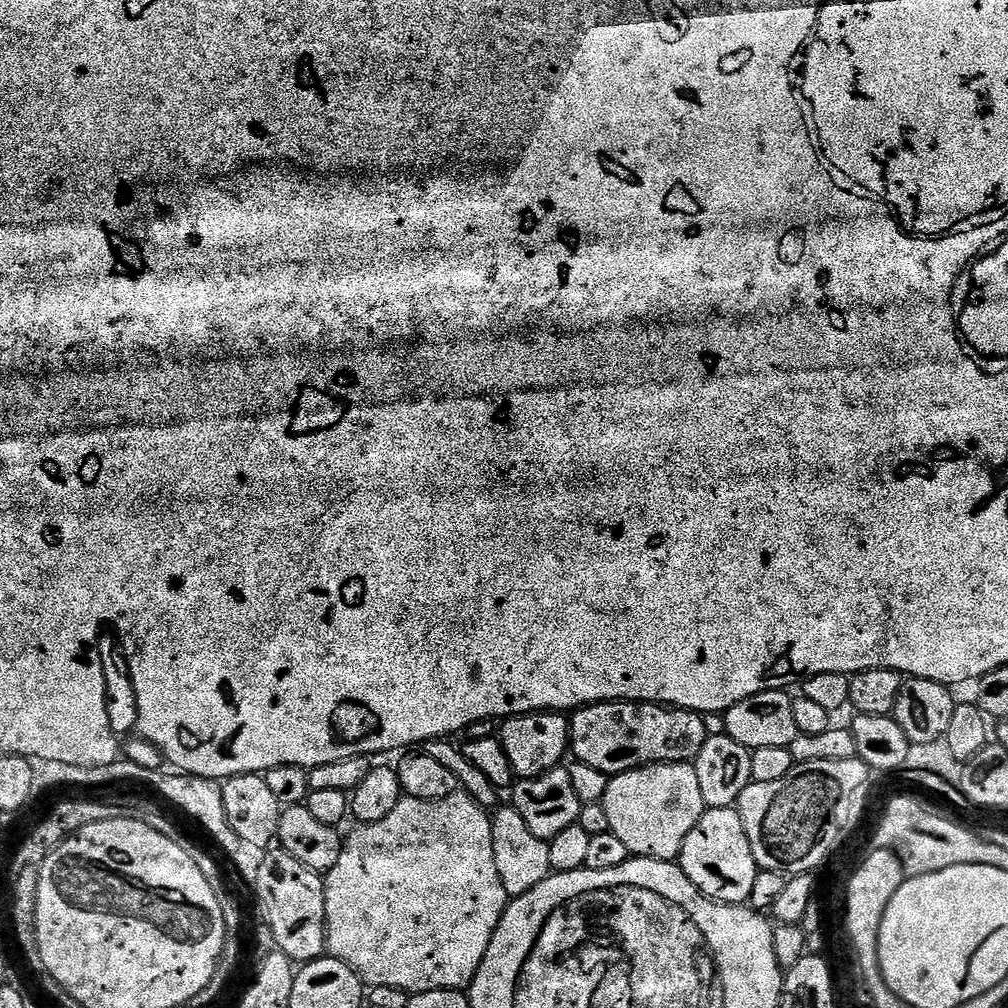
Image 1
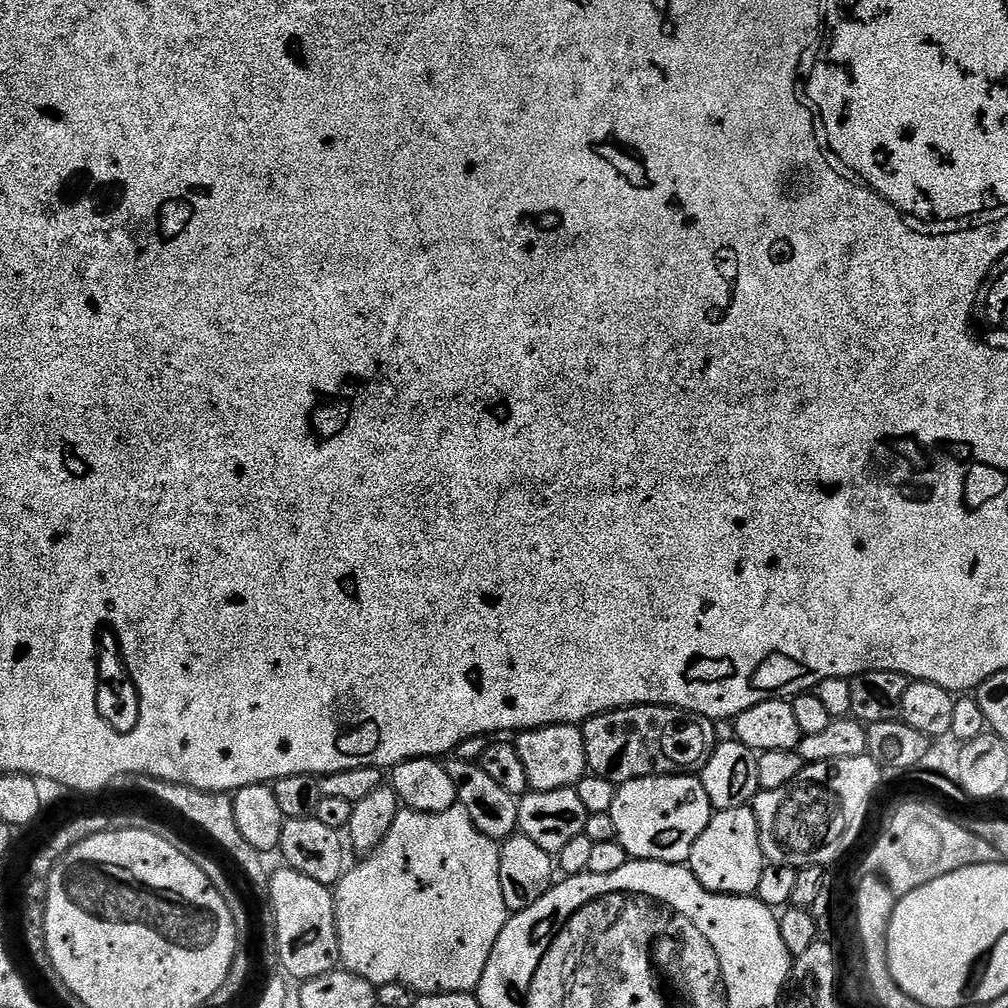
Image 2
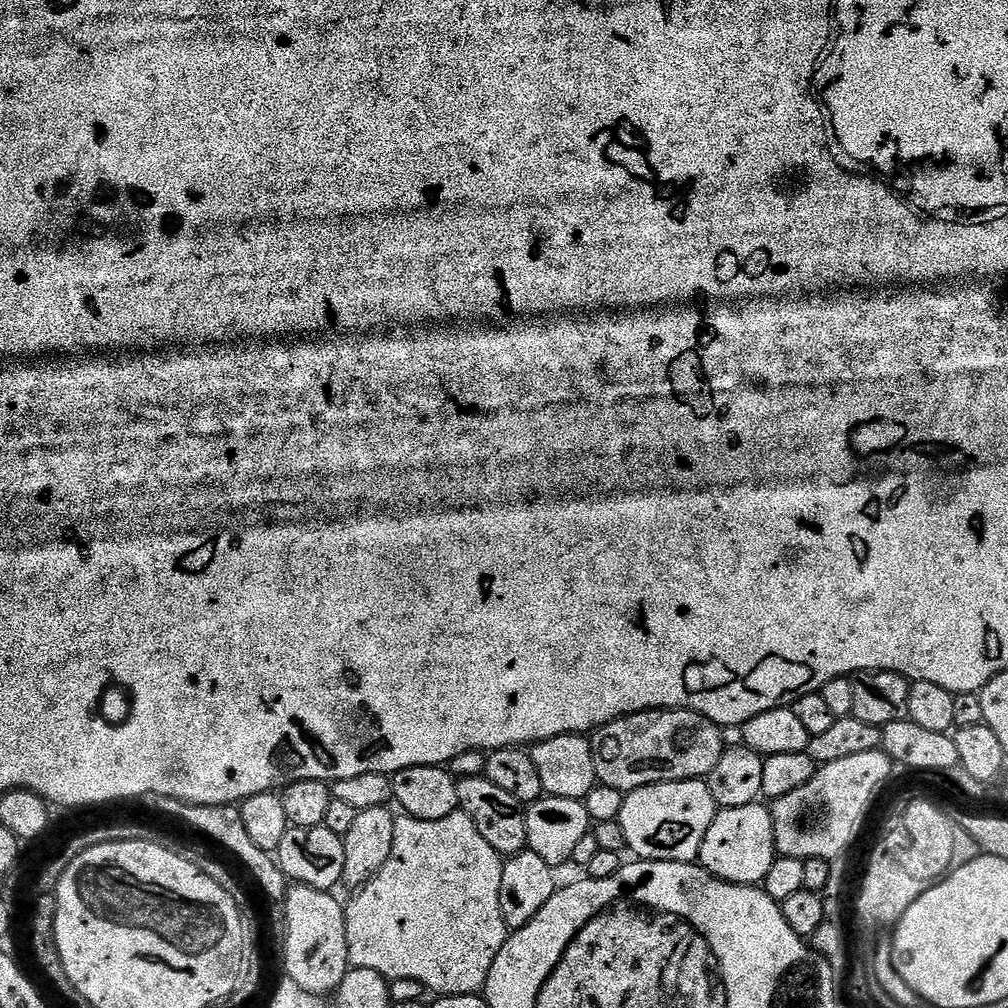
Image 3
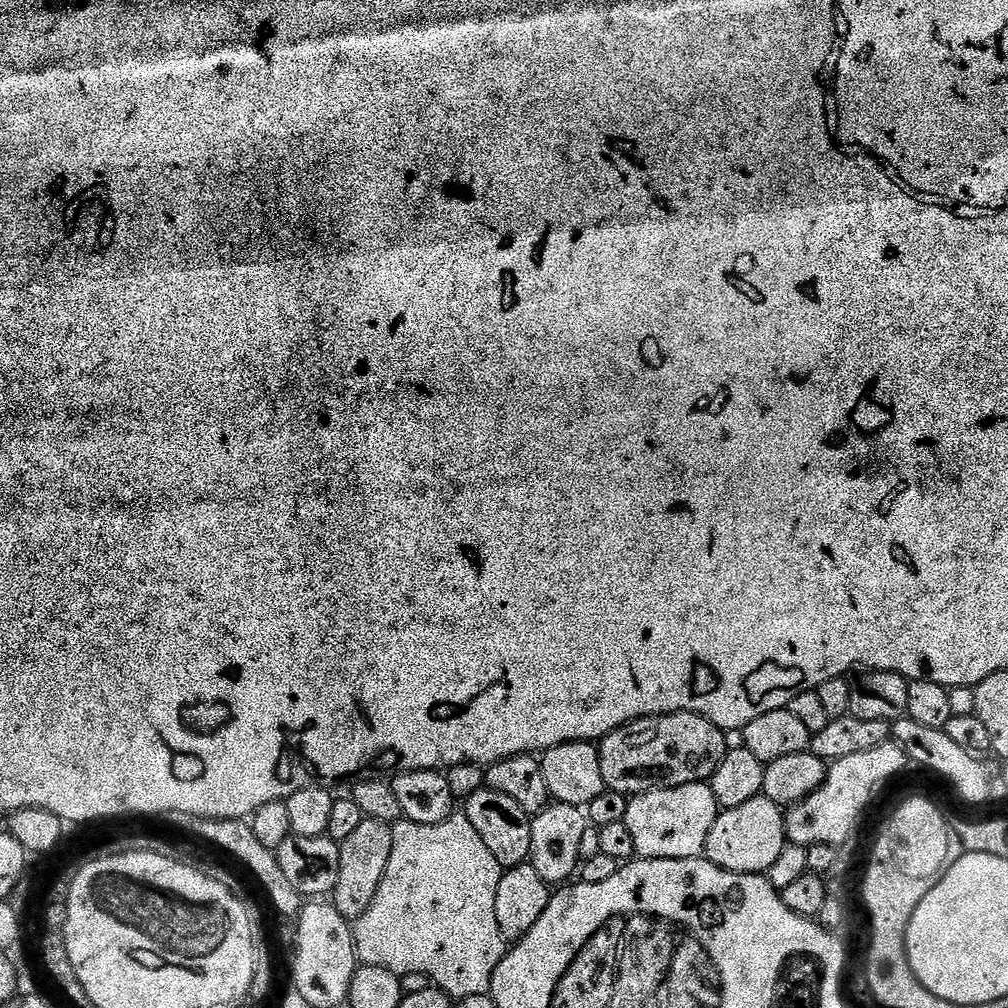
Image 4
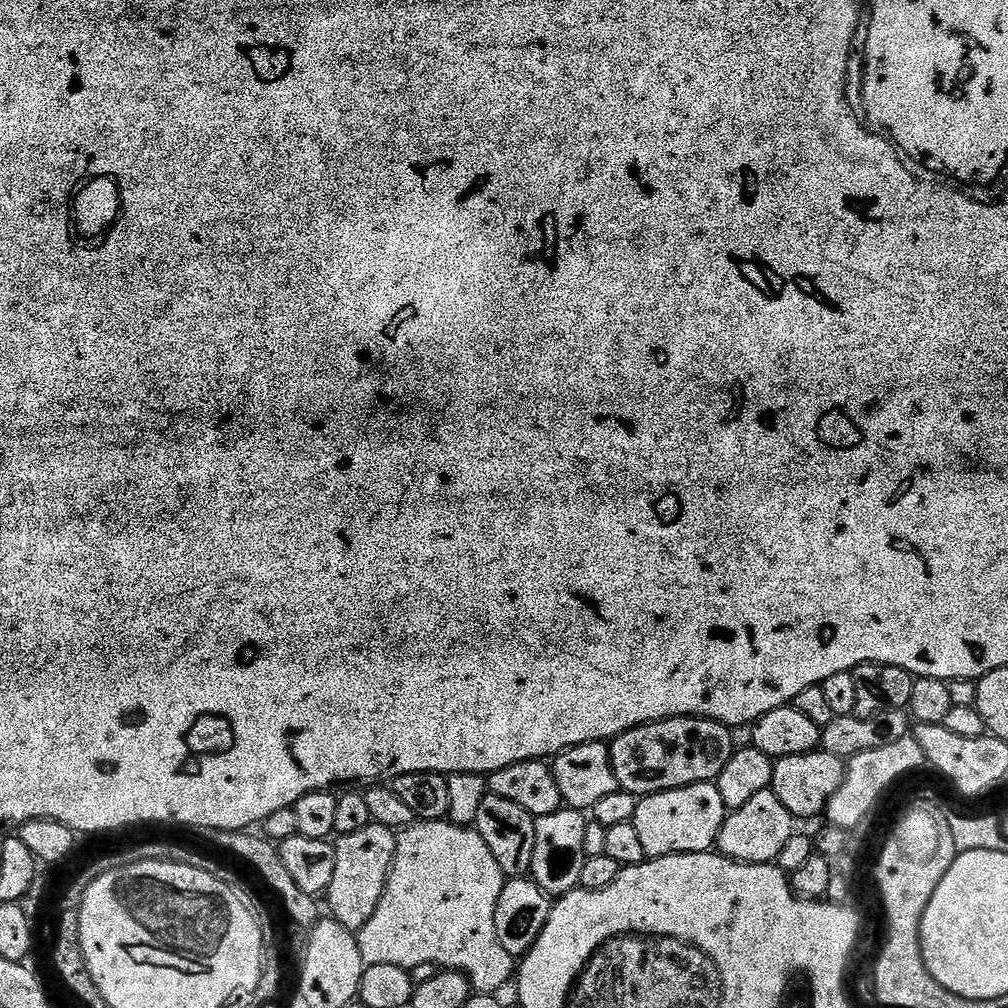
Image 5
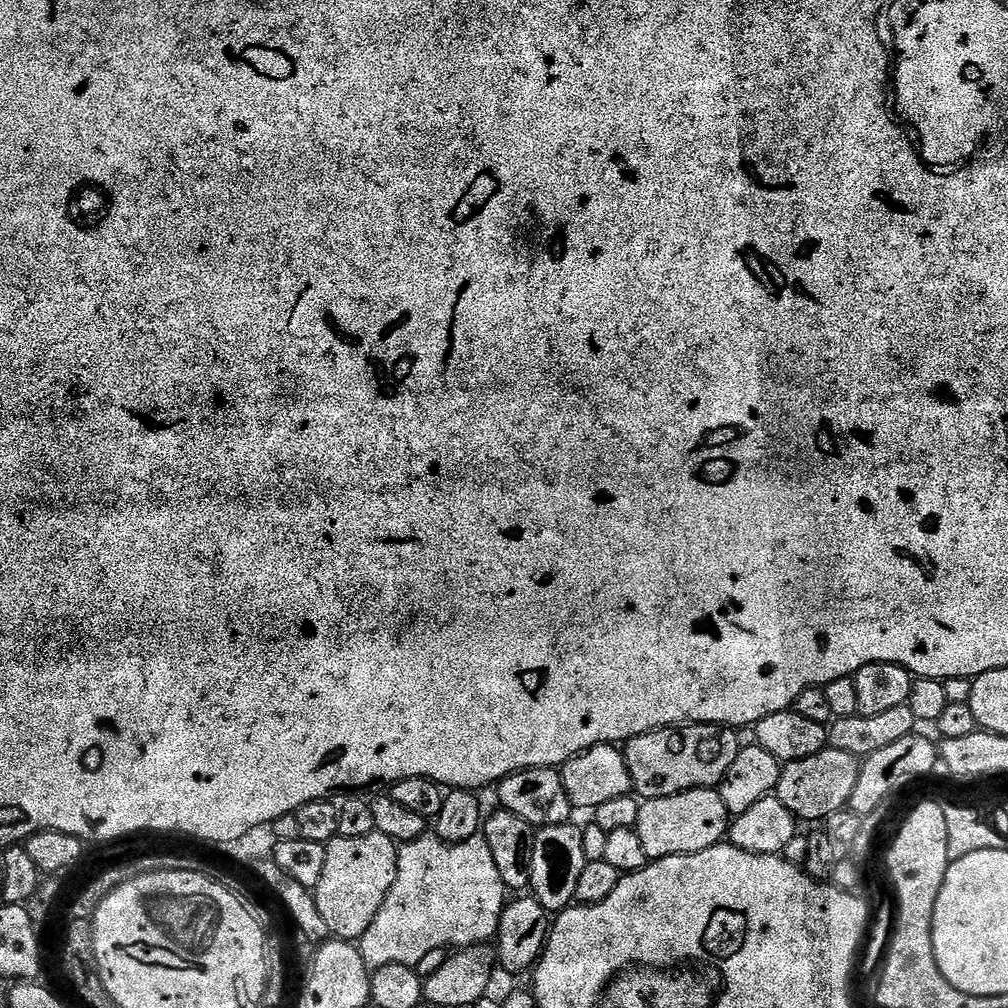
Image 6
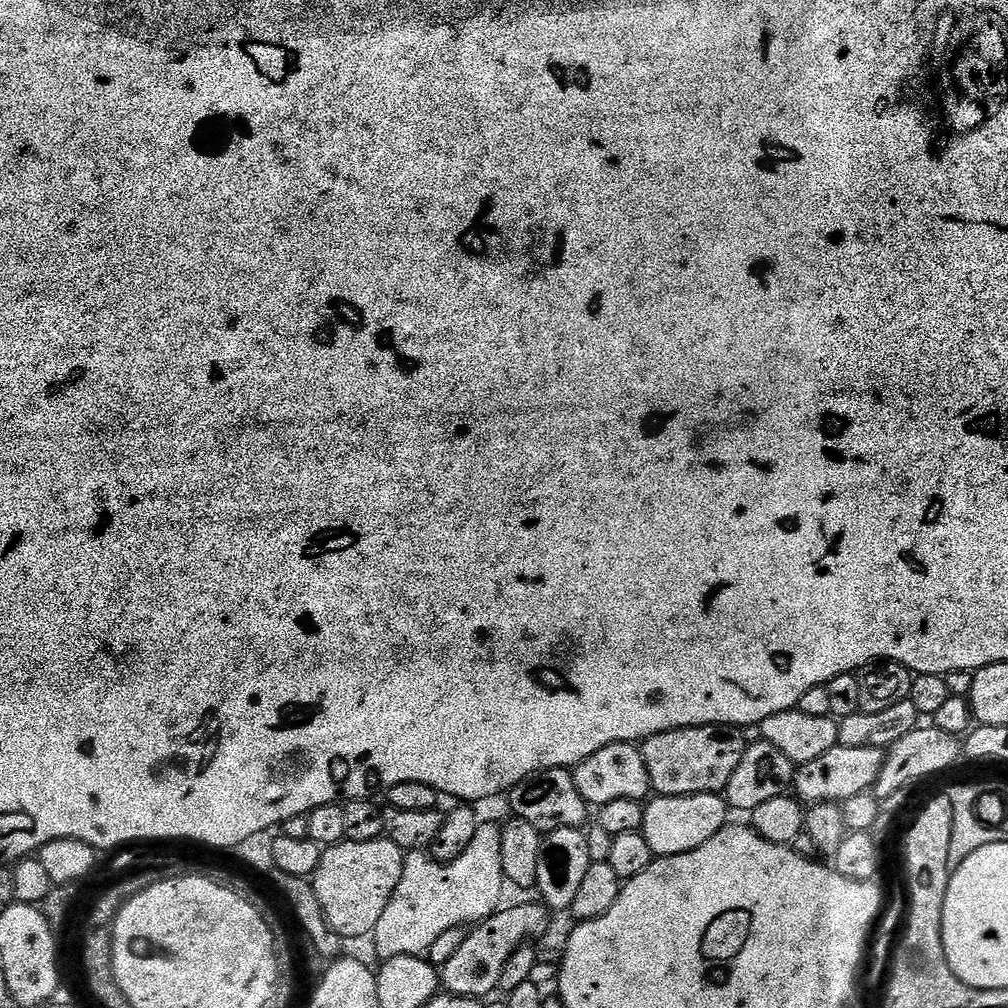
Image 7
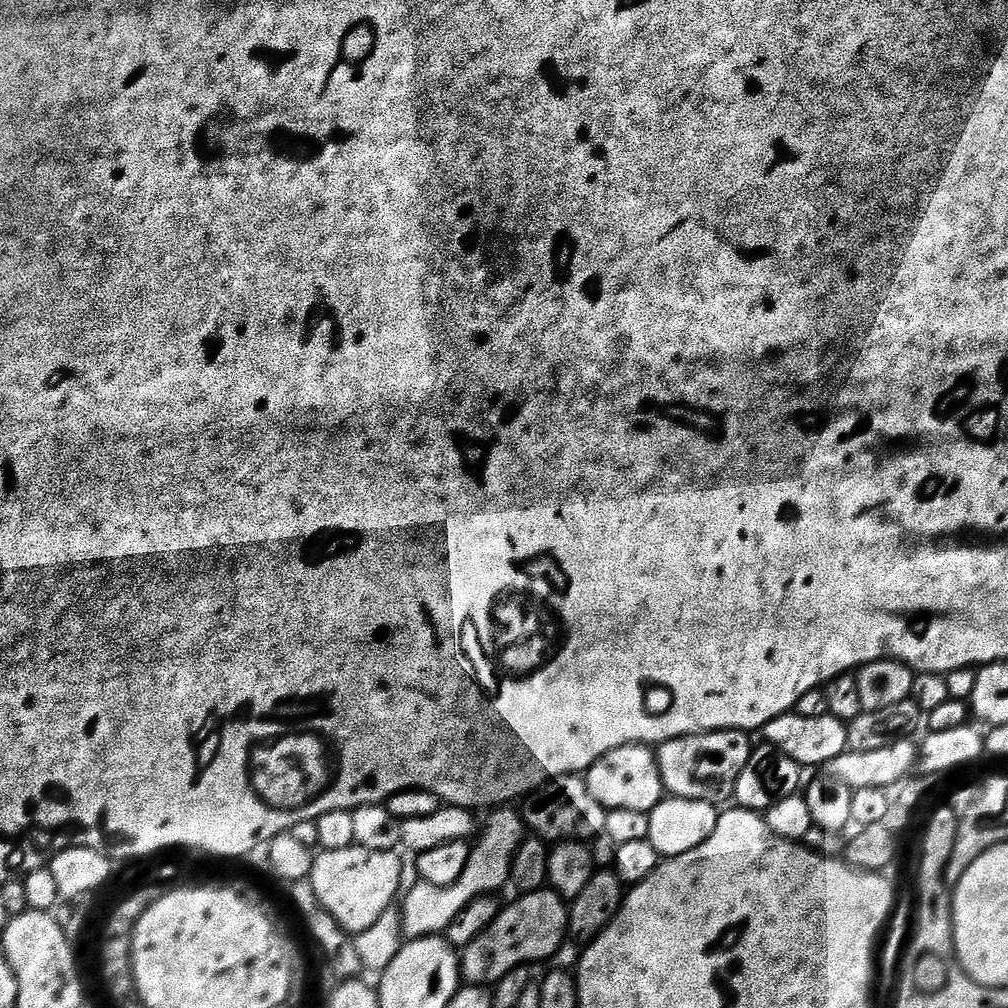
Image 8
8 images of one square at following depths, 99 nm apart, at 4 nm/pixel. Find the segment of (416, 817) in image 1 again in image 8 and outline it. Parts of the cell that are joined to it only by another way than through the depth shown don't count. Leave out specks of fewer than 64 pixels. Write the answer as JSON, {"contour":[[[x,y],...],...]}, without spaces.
{"contour":[[[500,806],[489,811],[488,825],[483,825],[478,839],[472,844],[470,862],[466,862],[466,870],[462,870],[462,878],[450,886],[430,886],[423,882],[416,885],[403,897],[404,908],[404,935],[408,938],[418,936],[434,936],[447,933],[450,922],[470,906],[479,896],[499,893],[499,888],[509,883],[512,875],[512,859],[516,857],[516,851],[526,839],[526,825],[523,815],[516,812],[512,806]]]}

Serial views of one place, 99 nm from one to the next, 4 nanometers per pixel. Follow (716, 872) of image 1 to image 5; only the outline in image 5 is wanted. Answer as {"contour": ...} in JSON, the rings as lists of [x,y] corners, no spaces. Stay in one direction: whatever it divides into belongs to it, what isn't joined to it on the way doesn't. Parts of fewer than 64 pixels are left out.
{"contour":[[[771,788],[762,790],[762,794],[754,794],[746,806],[731,809],[722,822],[722,830],[718,834],[715,847],[721,856],[729,856],[743,864],[771,864],[776,862],[779,854],[786,847],[794,833],[794,817],[782,802],[773,794]]]}

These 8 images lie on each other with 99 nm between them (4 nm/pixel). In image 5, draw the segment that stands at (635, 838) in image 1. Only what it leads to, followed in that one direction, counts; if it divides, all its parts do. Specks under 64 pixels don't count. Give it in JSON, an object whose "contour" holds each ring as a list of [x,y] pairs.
{"contour":[[[709,782],[643,797],[636,805],[634,823],[646,854],[655,858],[713,851],[725,815],[722,794],[718,794],[715,783]]]}

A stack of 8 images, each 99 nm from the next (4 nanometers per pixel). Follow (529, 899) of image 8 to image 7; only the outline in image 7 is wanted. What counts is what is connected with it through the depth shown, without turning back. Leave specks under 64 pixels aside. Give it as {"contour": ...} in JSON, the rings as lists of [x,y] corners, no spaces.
{"contour":[[[543,903],[516,904],[513,908],[501,907],[487,920],[481,920],[469,931],[468,937],[458,950],[439,969],[440,983],[449,996],[471,996],[485,998],[500,987],[502,970],[510,962],[510,954],[525,947],[535,936],[548,928],[549,909]]]}

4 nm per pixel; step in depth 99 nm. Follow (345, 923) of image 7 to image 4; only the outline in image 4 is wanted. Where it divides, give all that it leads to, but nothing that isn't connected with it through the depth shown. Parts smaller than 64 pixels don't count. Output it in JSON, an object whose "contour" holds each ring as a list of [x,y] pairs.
{"contour":[[[364,819],[358,831],[350,834],[350,838],[339,841],[340,861],[338,862],[338,882],[336,889],[330,893],[331,903],[336,905],[338,914],[349,922],[360,919],[366,910],[370,910],[370,902],[374,902],[374,894],[378,894],[378,886],[382,886],[382,874],[386,874],[386,862],[390,862],[390,850],[392,849],[392,825],[383,824],[377,820]]]}

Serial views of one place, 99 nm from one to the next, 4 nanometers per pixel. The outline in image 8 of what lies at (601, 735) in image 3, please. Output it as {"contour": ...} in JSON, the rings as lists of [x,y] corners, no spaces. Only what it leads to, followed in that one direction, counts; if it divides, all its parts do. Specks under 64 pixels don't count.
{"contour":[[[723,728],[720,732],[683,736],[659,745],[655,753],[665,793],[669,797],[701,800],[717,806],[727,805],[735,797],[742,769],[745,768],[746,762],[750,762],[750,754],[754,747],[752,739],[749,733]]]}

